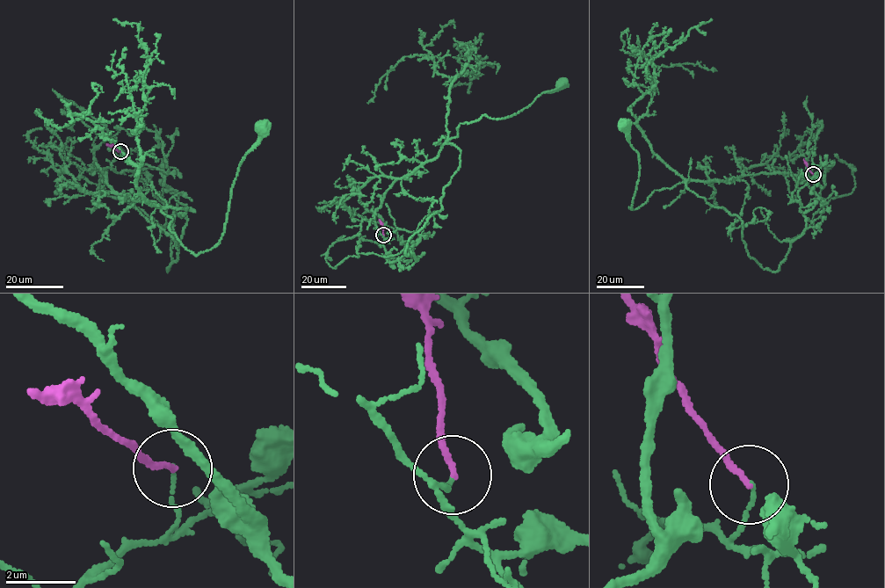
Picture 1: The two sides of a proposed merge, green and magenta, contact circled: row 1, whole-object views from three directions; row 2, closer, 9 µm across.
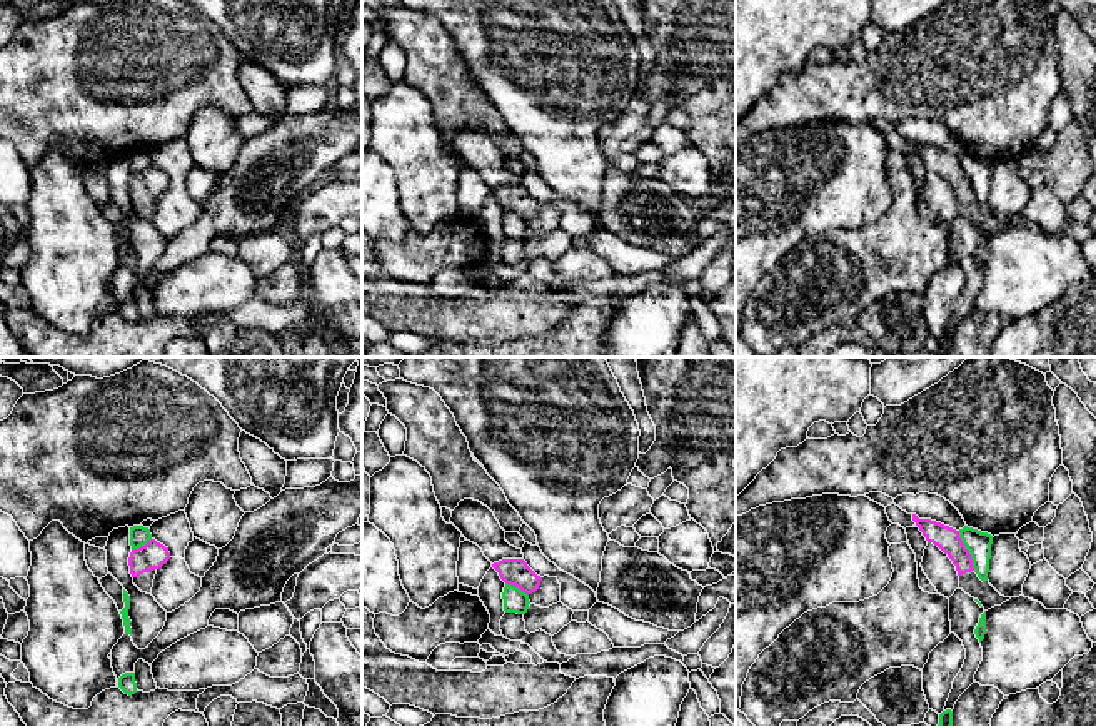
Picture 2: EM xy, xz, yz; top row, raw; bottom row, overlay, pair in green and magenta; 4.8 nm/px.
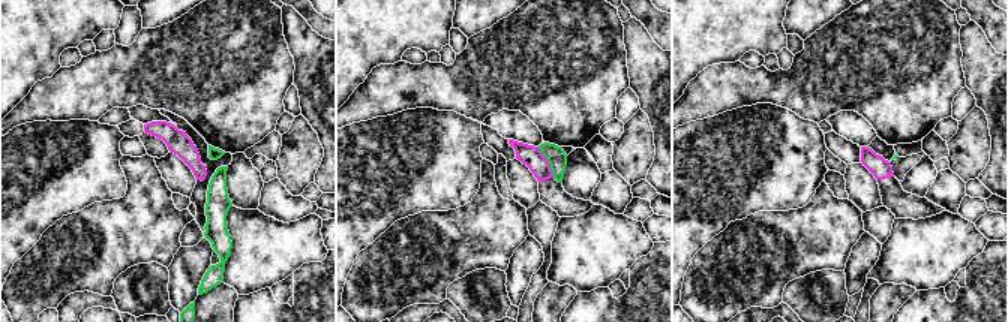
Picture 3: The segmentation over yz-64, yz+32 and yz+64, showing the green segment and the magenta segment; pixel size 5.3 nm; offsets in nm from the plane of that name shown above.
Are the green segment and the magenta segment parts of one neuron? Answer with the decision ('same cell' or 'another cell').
another cell

